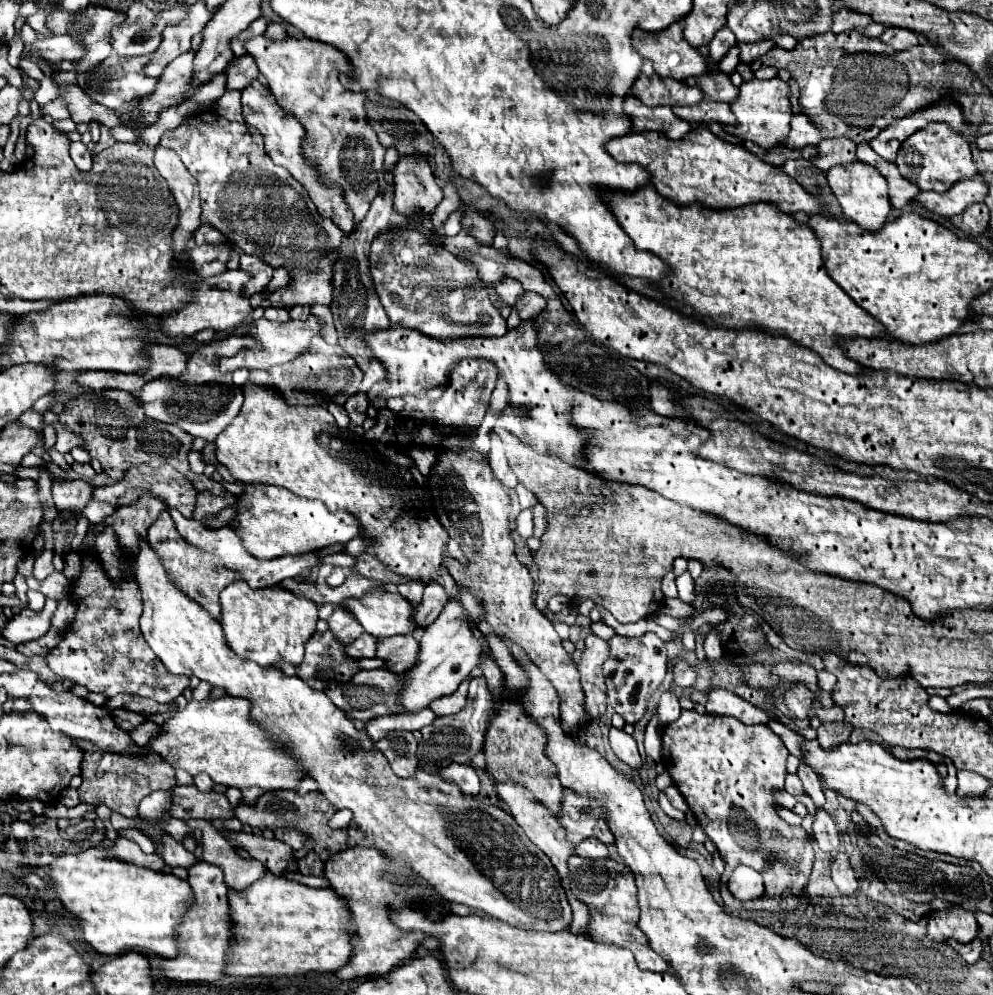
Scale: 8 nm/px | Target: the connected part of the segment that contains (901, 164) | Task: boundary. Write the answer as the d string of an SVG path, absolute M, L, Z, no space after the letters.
M929 123L925 129L905 139L901 151L897 153L895 165L899 167L899 173L905 179L917 183L921 191L937 191L937 193L943 193L955 181L963 177L973 177L977 173L969 143L965 141L963 135L955 133L947 123Z

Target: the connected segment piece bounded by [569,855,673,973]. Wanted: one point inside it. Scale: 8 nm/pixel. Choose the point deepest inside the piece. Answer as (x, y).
(610, 890)

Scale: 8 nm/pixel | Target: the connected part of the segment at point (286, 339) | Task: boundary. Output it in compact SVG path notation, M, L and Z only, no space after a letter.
M309 315L309 319L305 319L305 321L275 323L275 321L263 319L263 321L259 321L259 323L257 323L255 329L251 331L251 335L261 343L261 351L251 353L251 351L243 349L243 351L239 351L235 357L225 357L225 359L221 359L217 365L219 365L219 369L221 369L223 373L231 373L231 371L237 369L237 367L247 367L247 369L271 369L273 365L289 363L289 361L293 361L295 357L303 355L303 353L309 349L309 343L311 343L311 339L313 339L315 335L323 335L323 333L321 333L321 329L323 329L323 327L321 327L321 321L319 321L319 317L315 317L315 315Z

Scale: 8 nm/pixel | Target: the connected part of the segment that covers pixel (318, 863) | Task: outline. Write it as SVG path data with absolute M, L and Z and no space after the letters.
M309 851L305 857L299 859L299 873L303 875L321 875L323 873L323 861L317 857L315 851Z

